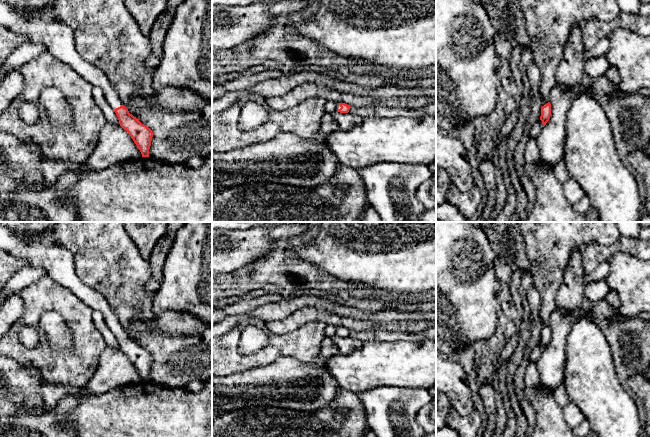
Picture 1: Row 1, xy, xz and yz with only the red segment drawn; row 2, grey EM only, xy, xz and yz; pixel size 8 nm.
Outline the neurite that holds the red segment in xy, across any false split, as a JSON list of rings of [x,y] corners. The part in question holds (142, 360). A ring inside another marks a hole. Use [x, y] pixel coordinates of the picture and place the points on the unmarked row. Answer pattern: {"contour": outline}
{"contour": [[[0,224],[0,250],[25,260],[29,265],[43,268],[47,276],[75,293],[92,310],[98,310],[108,328],[114,333],[120,350],[128,356],[142,381],[149,381],[153,356],[129,337],[106,299],[85,285],[76,275],[71,251],[40,238],[26,238],[13,234]]]}

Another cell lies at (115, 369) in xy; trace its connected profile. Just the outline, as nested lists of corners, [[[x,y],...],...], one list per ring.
[[[107,347],[101,354],[94,376],[83,389],[90,394],[99,395],[141,381],[140,374],[128,356],[120,349]]]

